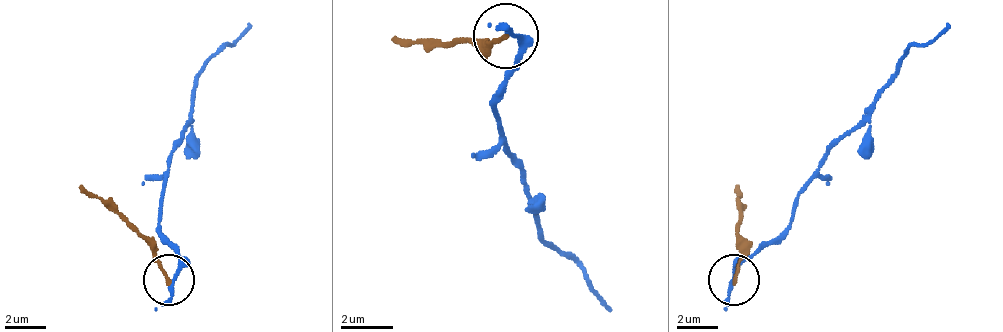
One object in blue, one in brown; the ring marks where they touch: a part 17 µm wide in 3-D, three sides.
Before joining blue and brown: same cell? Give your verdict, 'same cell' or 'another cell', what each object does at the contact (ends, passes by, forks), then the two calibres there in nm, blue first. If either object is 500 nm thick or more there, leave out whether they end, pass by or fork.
another cell; blue passes by; brown ends there; 160 nm thick on the blue side, 160 nm on the other

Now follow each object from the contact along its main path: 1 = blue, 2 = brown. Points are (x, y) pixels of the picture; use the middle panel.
1: (510, 37), (517, 50), (497, 103), (497, 135), (537, 201), (550, 240), (609, 312)
2: (504, 37), (491, 44), (393, 37)

